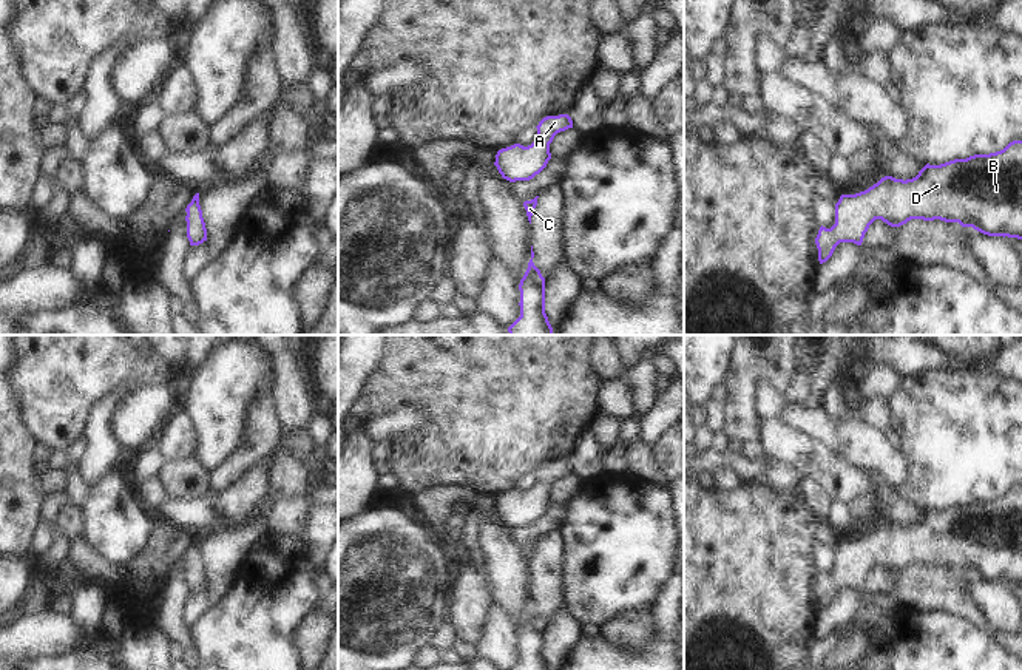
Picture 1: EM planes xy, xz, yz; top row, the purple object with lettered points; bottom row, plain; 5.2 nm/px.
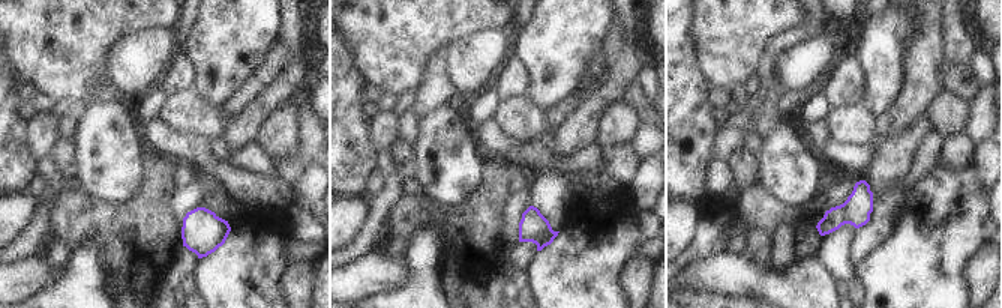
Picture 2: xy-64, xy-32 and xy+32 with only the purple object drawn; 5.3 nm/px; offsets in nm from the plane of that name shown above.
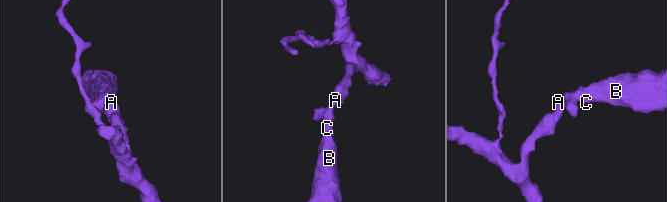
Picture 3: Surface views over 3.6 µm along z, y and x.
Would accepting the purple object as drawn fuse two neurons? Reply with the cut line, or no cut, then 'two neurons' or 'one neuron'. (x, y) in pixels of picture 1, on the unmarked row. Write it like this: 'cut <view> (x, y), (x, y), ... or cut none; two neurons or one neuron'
cut none; one neuron

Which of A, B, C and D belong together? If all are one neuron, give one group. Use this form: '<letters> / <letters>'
A B C D

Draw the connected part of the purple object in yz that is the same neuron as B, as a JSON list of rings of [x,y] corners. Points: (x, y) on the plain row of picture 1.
[[[1013,486],[990,500],[974,500],[940,511],[926,509],[912,525],[885,522],[865,537],[841,540],[835,550],[835,570],[831,574],[821,571],[815,584],[820,610],[832,602],[840,588],[861,591],[875,565],[891,573],[900,573],[911,565],[940,565],[973,573],[988,582],[1022,585],[1022,486]]]

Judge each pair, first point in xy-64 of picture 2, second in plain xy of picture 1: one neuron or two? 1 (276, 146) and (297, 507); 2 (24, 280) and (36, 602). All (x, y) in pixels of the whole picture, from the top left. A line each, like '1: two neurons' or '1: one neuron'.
1: two neurons
2: two neurons

